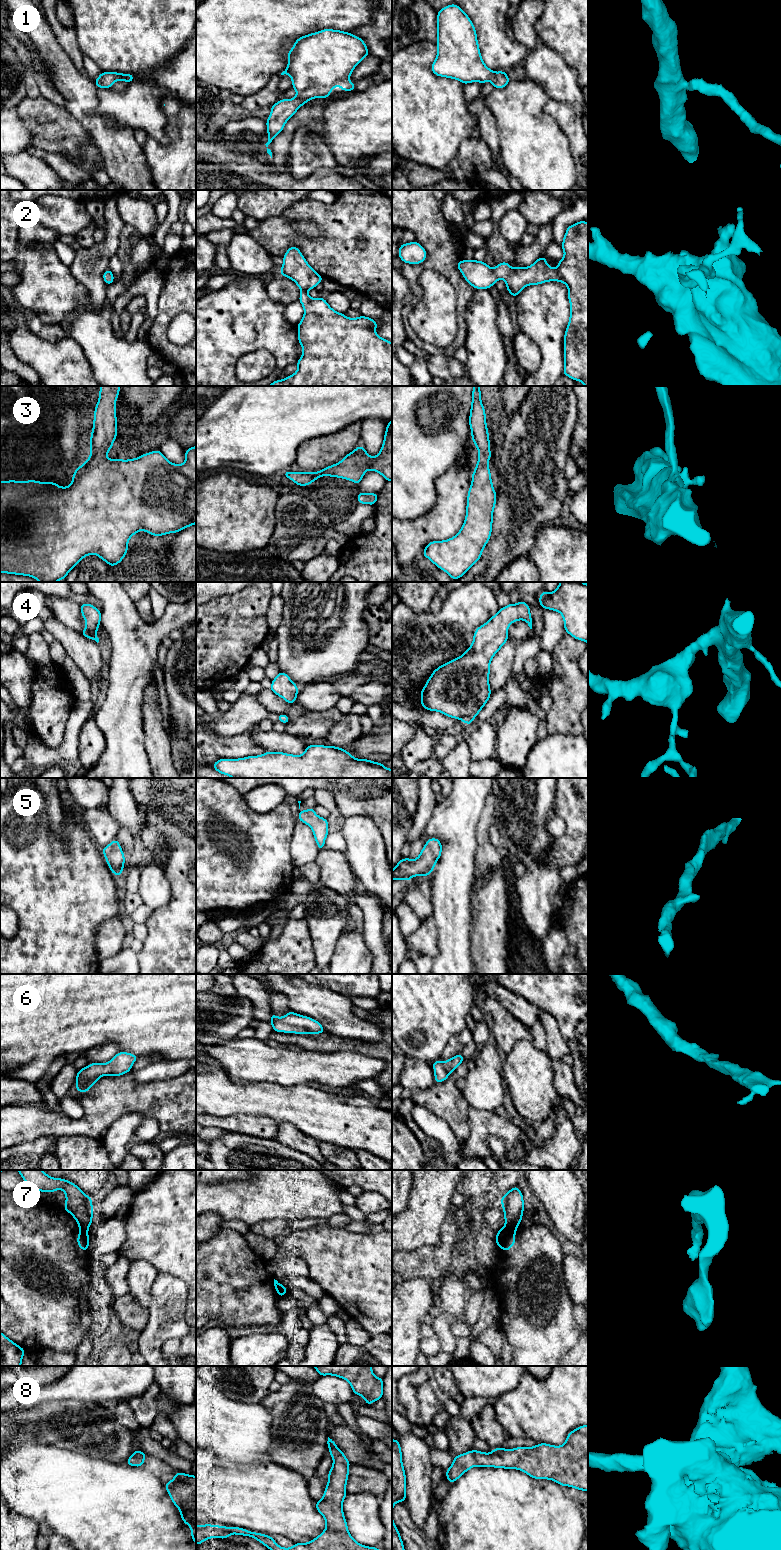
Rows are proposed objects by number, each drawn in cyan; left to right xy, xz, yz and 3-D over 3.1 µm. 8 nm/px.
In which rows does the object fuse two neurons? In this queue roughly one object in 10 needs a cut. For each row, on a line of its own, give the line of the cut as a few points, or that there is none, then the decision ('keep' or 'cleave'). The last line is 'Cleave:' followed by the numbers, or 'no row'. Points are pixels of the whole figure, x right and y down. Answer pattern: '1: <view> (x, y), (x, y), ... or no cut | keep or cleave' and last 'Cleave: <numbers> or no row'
1: no cut | keep
2: no cut | keep
3: no cut | keep
4: no cut | keep
5: no cut | keep
6: no cut | keep
7: yz (505, 1224), (516, 1226) | cleave
8: no cut | keep
Cleave: 7

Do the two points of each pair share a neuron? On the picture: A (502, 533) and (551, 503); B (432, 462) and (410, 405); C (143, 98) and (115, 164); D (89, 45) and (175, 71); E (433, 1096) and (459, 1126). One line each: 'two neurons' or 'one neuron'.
A: one neuron
B: one neuron
C: two neurons
D: two neurons
E: one neuron

